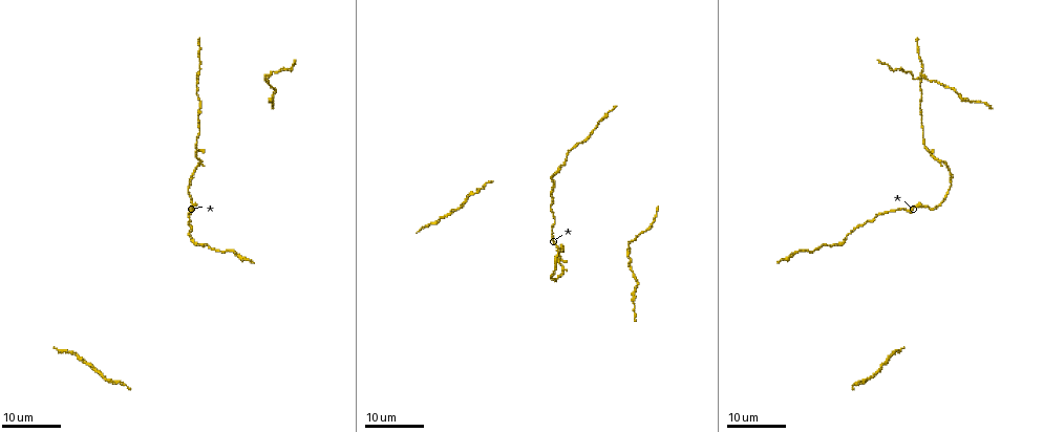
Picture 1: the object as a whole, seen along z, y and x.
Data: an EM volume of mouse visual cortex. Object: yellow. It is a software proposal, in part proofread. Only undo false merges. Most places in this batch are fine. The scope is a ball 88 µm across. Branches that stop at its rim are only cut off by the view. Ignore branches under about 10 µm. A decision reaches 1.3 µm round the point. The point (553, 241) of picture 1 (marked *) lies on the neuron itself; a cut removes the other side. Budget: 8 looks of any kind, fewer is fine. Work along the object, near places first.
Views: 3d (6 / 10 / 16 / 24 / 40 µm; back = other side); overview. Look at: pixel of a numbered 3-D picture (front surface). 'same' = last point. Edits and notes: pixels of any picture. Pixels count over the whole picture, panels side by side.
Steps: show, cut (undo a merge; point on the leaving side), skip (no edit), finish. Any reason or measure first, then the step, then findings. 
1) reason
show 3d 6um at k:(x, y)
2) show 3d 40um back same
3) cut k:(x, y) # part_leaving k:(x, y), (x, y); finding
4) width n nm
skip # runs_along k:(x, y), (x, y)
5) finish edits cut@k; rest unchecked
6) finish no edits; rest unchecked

sudden change in width
show 3d 16um at 1:(192, 199)

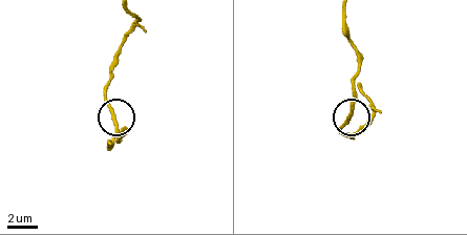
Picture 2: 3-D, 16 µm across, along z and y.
show 3d 6um at 2:(115, 117)

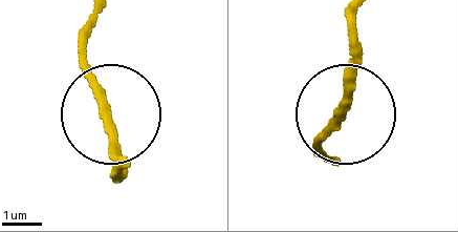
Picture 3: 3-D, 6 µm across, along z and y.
skip # runs_along 3:(356, 21), (356, 71), (317, 148); one neuron here

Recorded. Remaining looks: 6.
calibre changes
show 3d 16um at 1:(637, 282)

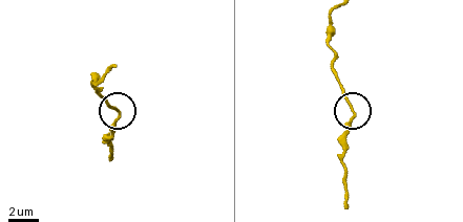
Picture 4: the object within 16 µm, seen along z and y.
closer look
show 3d 6um at 4:(355, 114)

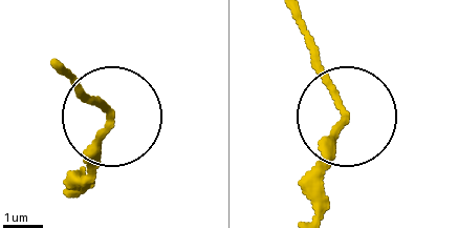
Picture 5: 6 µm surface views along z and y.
skip # one neuron here

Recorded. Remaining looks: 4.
sudden change in width
show 3d 16um at 1:(925, 75)

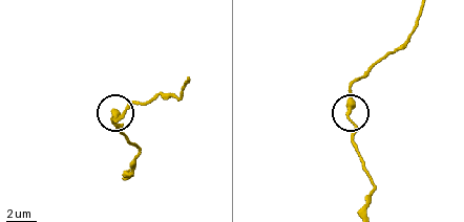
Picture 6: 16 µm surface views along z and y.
show 3d 10um at 6:(348, 110)

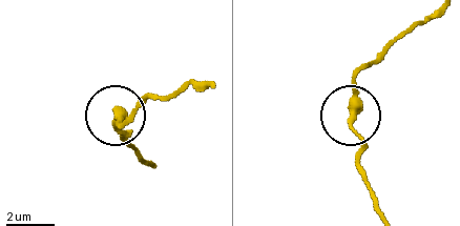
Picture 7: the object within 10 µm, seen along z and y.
skip # one neuron here

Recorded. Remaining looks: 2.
a narrow waist
show 3d 16um at 1:(198, 69)

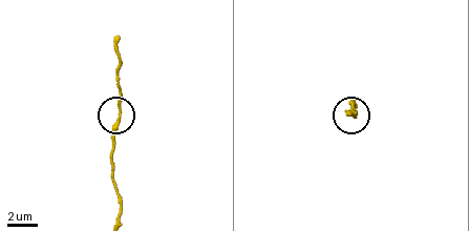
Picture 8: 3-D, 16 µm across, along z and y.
closer look
show 3d 10um at 8:(117, 112)

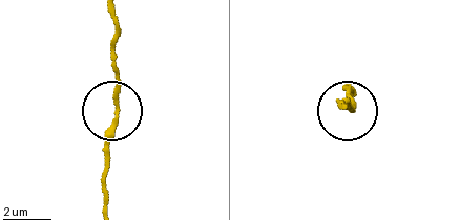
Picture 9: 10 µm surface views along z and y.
skip # runs_along 9:(103, 207), (103, 135), (116, 111), (120, 36); all the same neuron

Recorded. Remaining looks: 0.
finish no edits; rest unchecked

